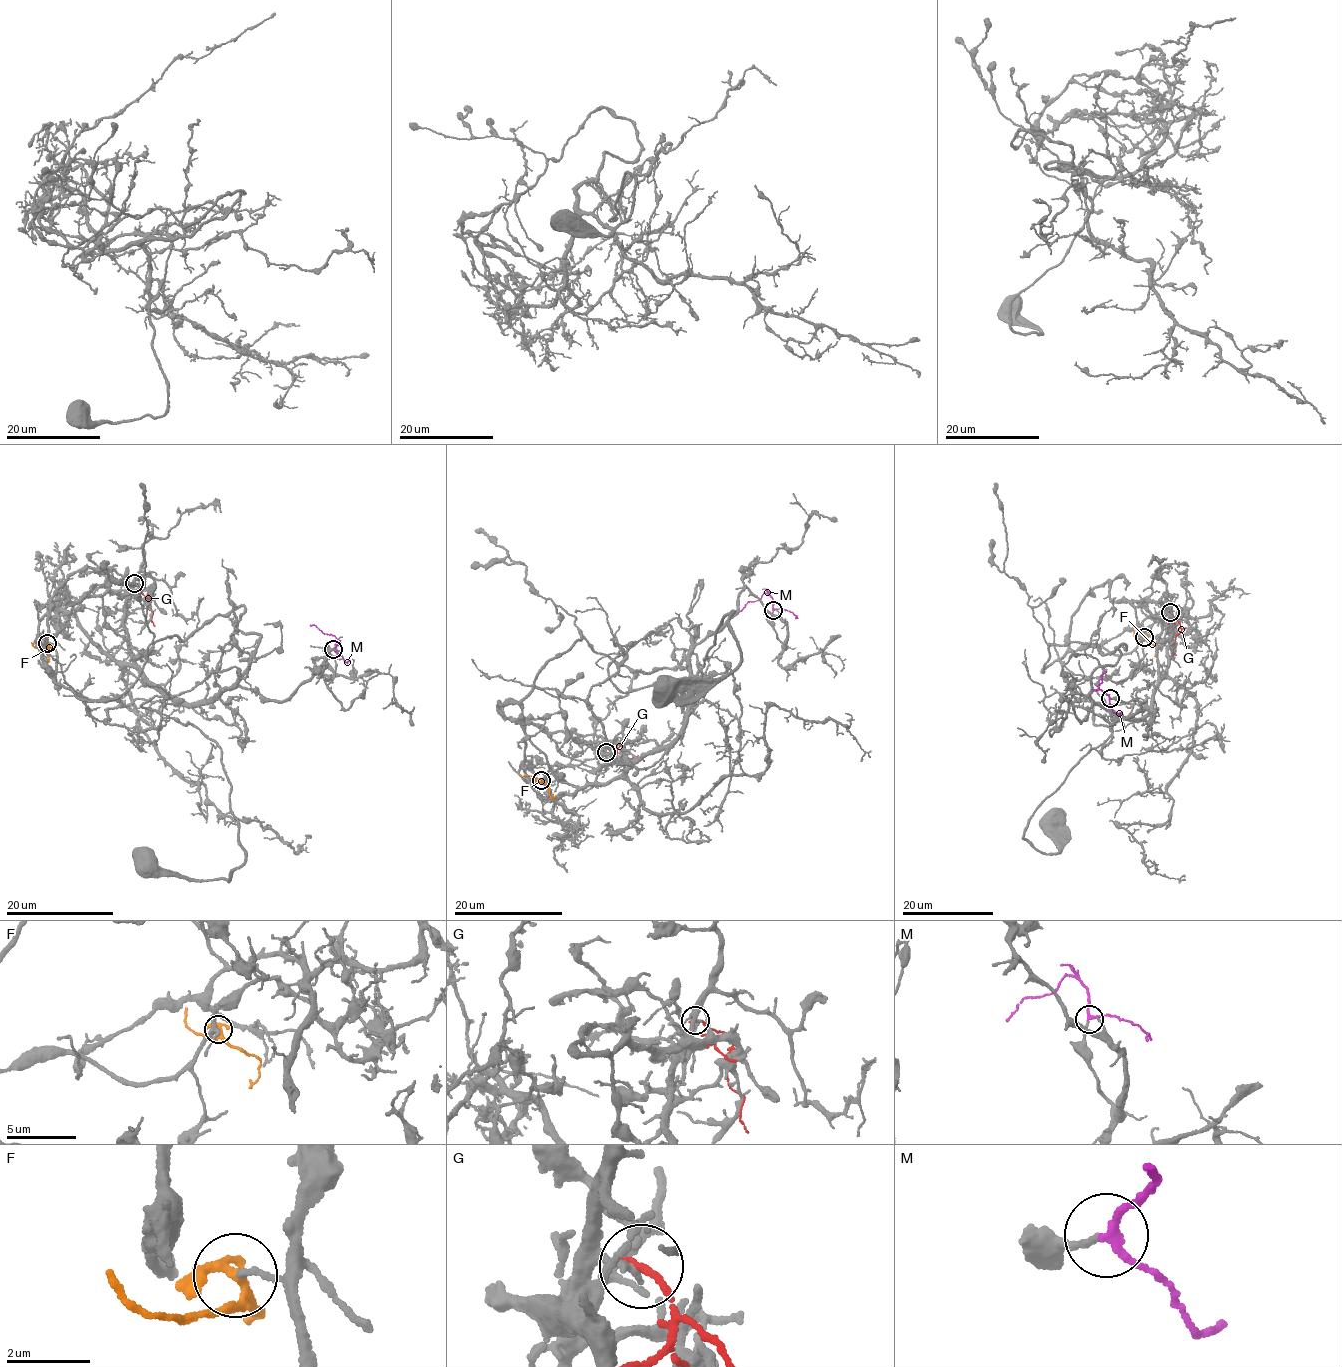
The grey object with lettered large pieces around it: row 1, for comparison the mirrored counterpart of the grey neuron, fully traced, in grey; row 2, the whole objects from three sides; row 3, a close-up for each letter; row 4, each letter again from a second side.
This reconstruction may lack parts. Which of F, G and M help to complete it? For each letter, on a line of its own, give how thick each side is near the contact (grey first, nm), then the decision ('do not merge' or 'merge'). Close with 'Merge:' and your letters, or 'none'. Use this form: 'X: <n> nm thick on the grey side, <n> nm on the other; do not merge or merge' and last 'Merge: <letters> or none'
F: 120 nm thick on the grey side, 200 nm on the other; do not merge
G: 180 nm thick on the grey side, 170 nm on the other; do not merge
M: 130 nm thick on the grey side, 190 nm on the other; merge
Merge: M

